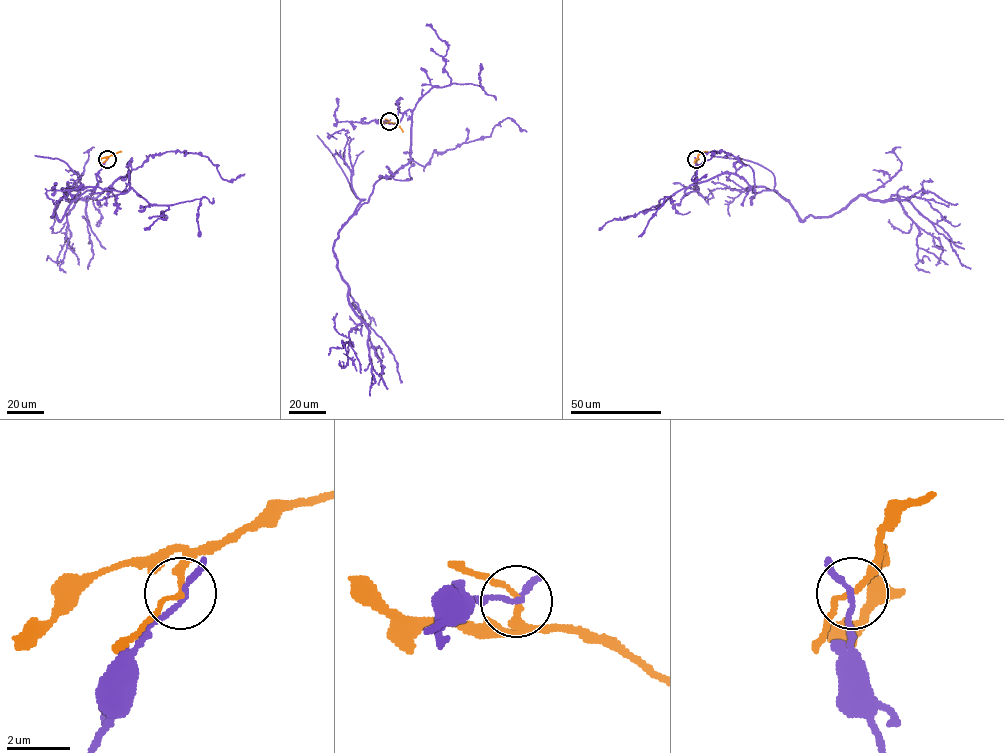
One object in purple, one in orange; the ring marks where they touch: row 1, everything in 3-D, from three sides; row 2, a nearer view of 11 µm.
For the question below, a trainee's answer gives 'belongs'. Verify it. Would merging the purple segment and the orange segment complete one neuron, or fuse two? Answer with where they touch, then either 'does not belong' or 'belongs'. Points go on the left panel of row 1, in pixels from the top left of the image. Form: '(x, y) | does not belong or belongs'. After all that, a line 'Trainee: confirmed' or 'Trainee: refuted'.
(107, 159) | does not belong
Trainee: refuted

